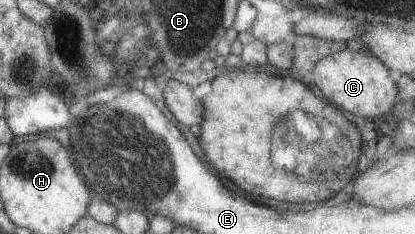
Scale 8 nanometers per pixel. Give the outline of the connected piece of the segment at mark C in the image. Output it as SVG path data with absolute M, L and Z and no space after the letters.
M344 49L324 56L316 62L308 79L316 84L320 92L336 107L370 120L384 117L393 109L394 102L397 101L395 75L367 50Z

